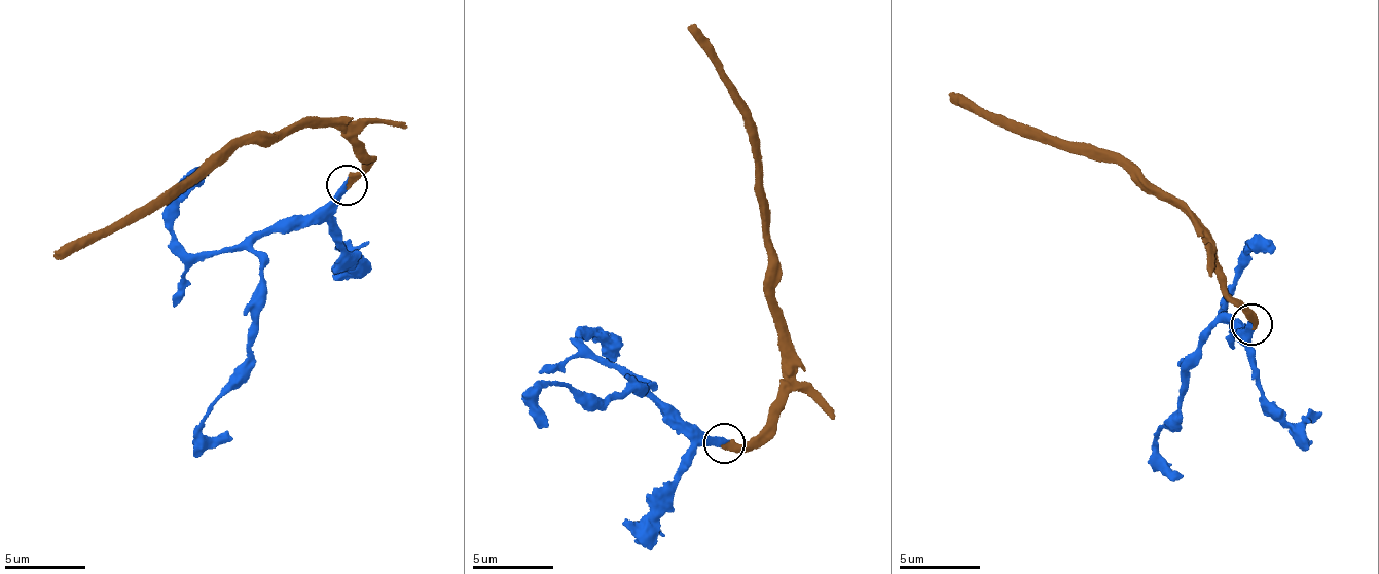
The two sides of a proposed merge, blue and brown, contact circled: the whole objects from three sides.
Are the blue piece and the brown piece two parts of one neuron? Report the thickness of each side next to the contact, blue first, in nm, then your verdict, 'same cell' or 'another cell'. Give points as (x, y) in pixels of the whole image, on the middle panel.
calibres 440 and 340 nm; same cell

